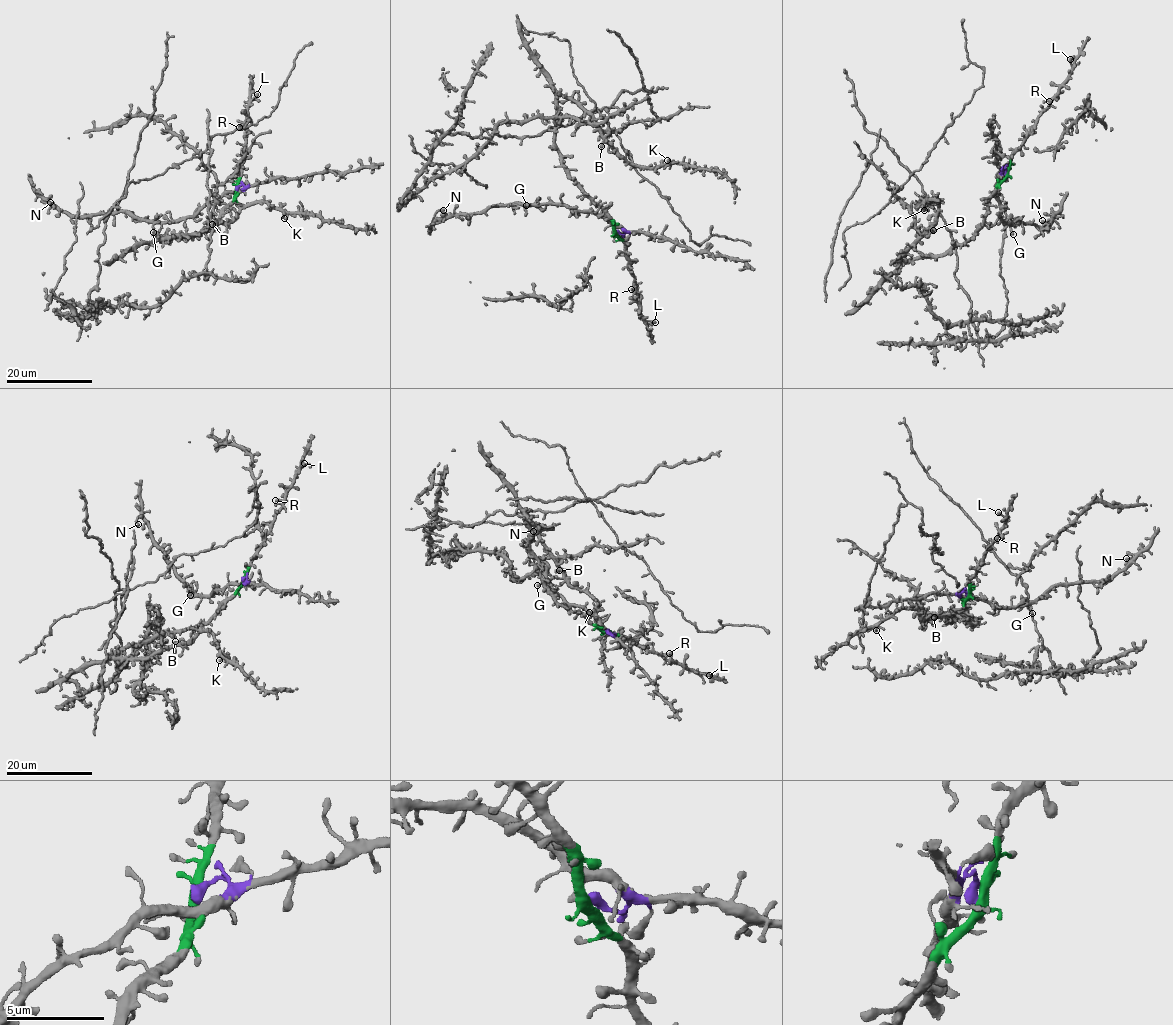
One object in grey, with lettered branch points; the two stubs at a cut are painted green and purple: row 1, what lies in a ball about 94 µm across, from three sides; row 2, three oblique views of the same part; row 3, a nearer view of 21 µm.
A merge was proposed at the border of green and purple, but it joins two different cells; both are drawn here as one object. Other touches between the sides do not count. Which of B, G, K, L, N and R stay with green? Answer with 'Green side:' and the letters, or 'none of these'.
Green side: B, K, L, R

